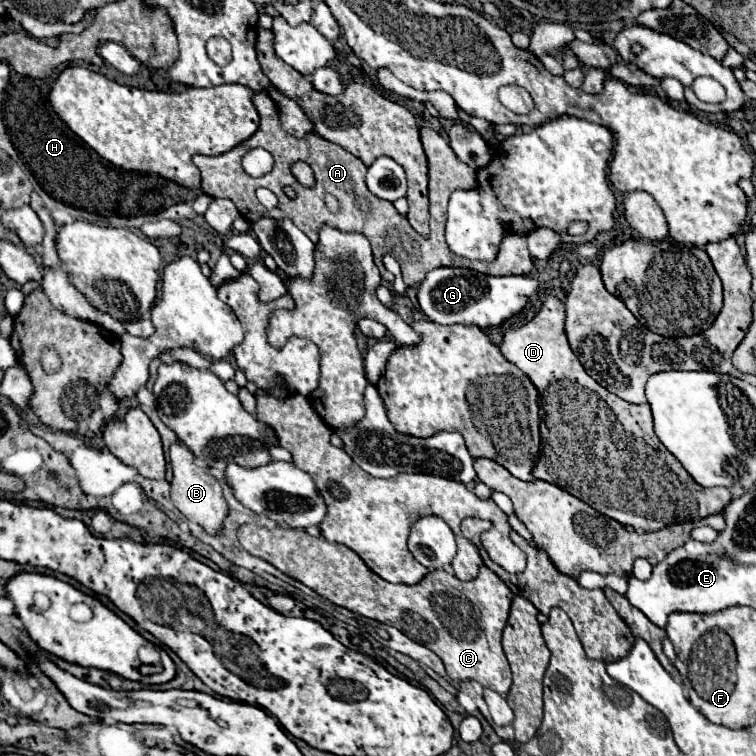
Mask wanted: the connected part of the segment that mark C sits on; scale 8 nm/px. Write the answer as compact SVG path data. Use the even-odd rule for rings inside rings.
M243 524L237 528L237 540L249 554L267 560L329 602L395 626L411 640L427 646L443 660L451 680L477 680L483 688L507 696L511 688L511 670L501 648L501 632L509 618L513 592L487 566L483 566L479 576L471 582L461 582L445 570L433 570L417 584L409 586L383 580L345 544L313 538L305 530L269 530L257 524Z

